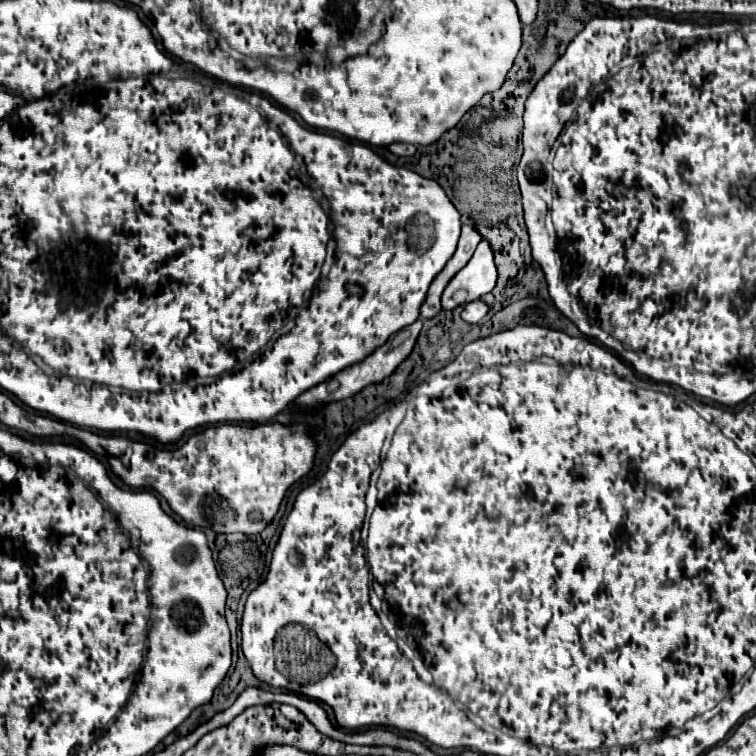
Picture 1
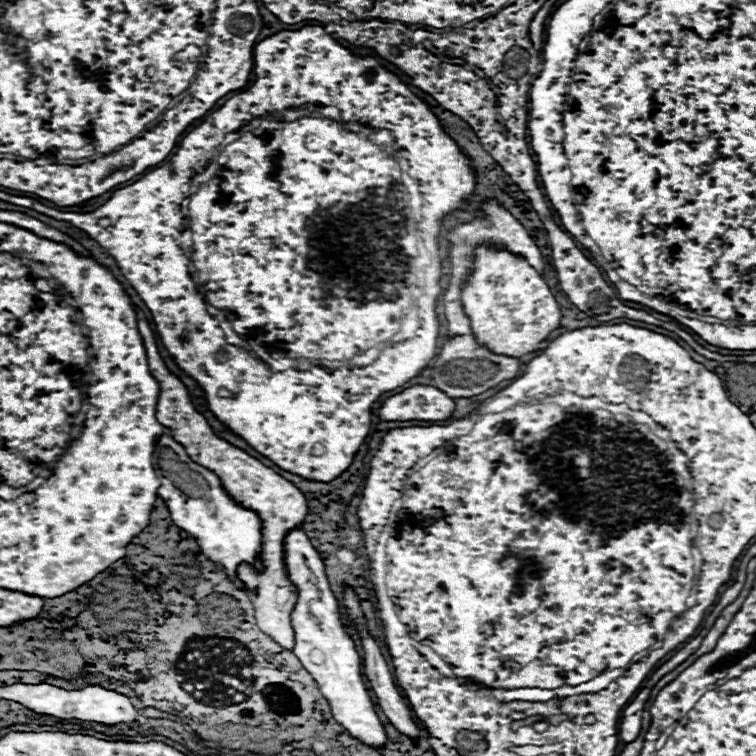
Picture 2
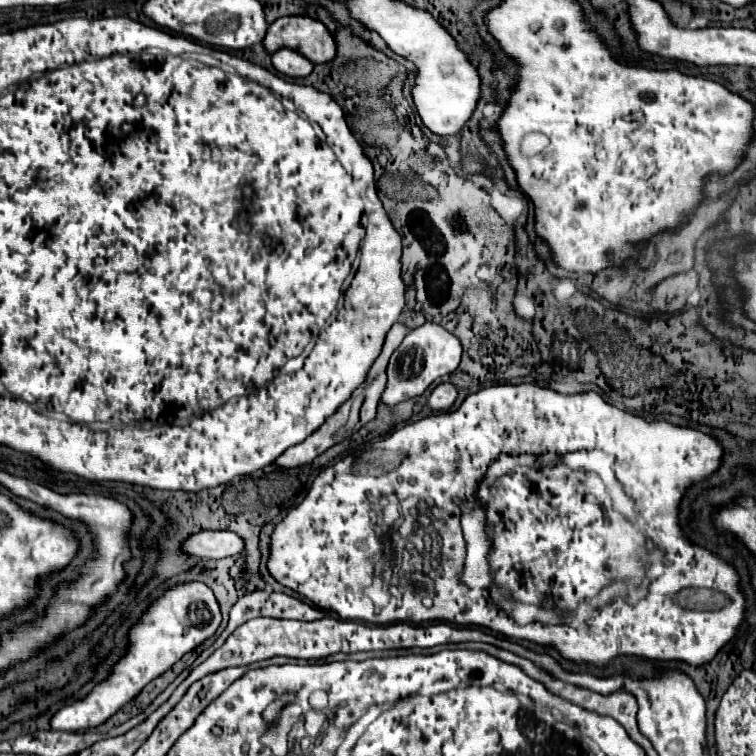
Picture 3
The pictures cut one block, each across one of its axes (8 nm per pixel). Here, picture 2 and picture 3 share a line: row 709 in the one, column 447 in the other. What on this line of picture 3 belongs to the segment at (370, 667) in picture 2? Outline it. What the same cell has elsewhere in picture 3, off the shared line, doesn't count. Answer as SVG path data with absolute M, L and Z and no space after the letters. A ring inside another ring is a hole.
M442 382L432 390L428 402L430 402L432 410L448 410L454 404L456 396L458 396L458 390L454 388L454 384L452 382Z

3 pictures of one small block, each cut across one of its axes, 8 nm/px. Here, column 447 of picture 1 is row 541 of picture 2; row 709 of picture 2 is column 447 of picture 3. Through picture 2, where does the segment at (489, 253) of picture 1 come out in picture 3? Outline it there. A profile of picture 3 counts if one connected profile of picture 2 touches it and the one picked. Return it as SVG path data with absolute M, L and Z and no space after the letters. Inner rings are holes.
M424 322L422 326L410 330L404 338L404 342L394 350L390 364L388 364L388 386L386 392L382 394L382 402L388 406L396 406L398 402L406 398L416 398L424 394L424 390L440 376L452 374L462 356L462 344L460 340L450 334L446 328L442 328L436 322Z

